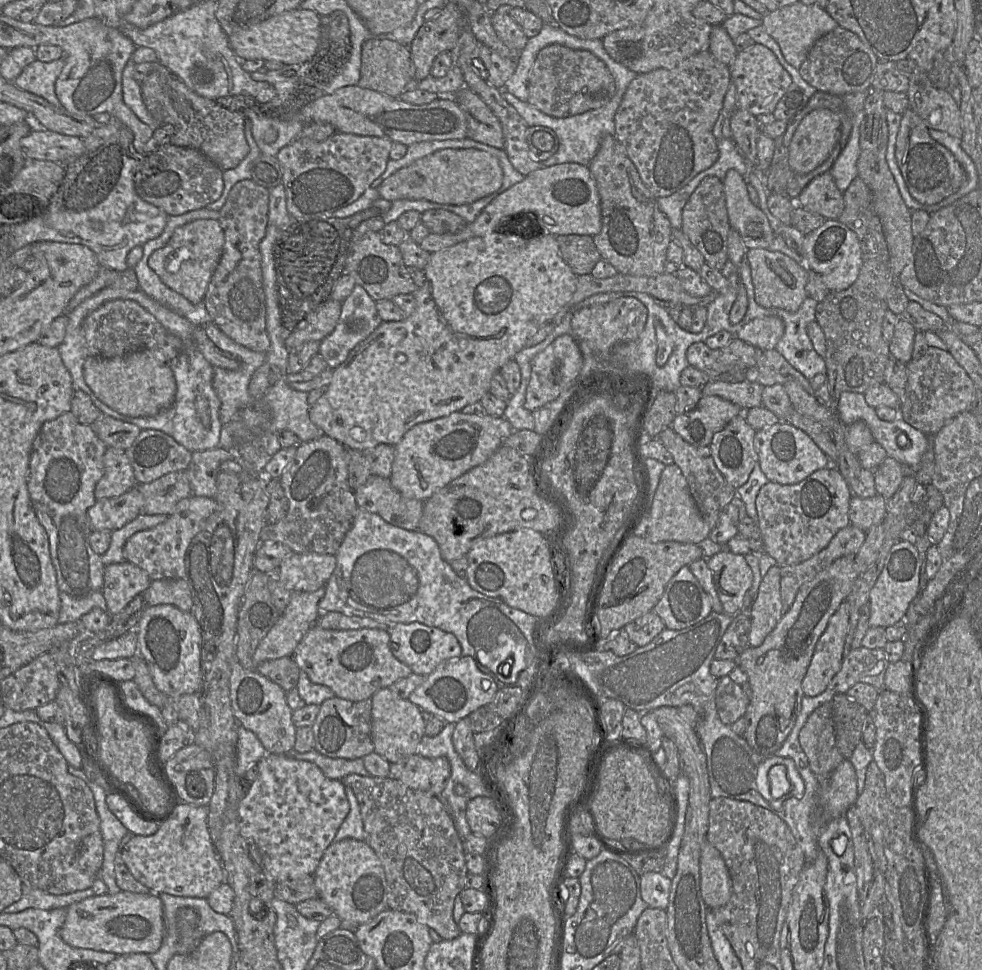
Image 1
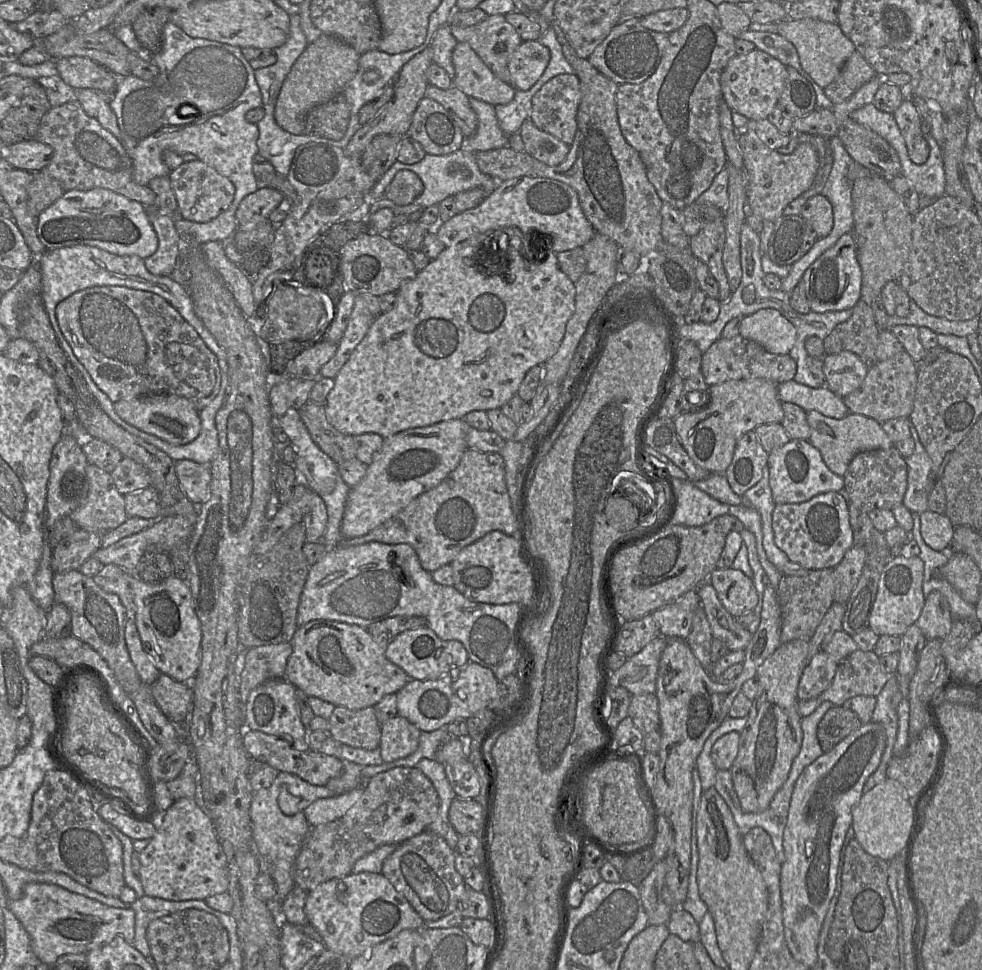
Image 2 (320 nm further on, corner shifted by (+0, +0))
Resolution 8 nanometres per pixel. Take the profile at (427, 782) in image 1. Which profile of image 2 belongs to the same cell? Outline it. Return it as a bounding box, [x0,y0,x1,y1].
[294,767,439,892]

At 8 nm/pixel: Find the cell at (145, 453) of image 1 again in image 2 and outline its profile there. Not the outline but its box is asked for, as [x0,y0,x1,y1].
[111,457,151,495]

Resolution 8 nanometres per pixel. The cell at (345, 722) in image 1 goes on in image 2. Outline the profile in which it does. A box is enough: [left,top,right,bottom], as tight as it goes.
[328,706,381,750]

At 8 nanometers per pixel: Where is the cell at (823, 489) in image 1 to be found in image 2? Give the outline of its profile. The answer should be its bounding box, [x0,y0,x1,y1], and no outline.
[772,492,854,570]

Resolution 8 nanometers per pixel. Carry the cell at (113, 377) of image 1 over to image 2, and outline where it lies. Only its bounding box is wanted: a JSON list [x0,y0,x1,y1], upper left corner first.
[113,394,200,444]

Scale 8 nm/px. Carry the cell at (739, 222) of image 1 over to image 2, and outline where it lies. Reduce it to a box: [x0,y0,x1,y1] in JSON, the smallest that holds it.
[802,233,862,312]

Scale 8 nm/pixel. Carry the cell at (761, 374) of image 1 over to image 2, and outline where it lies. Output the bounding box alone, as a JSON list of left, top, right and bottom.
[843,350,917,424]

